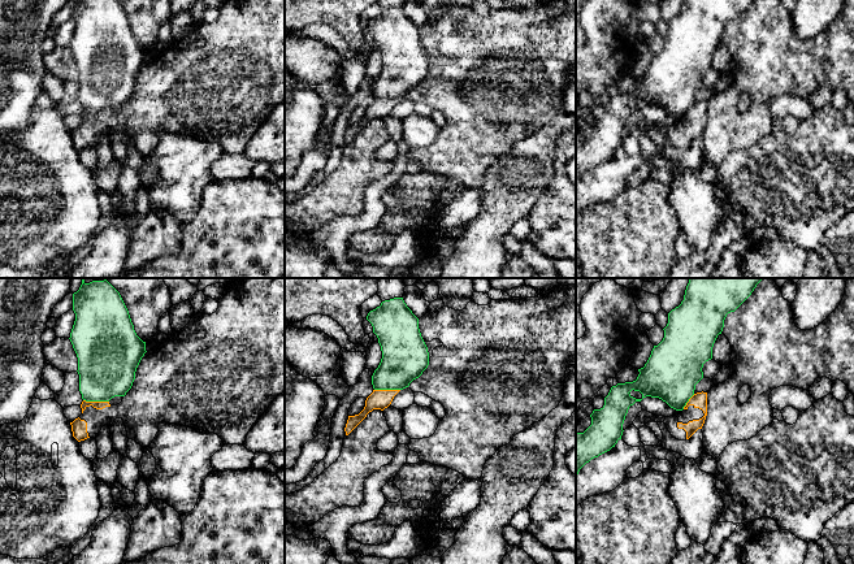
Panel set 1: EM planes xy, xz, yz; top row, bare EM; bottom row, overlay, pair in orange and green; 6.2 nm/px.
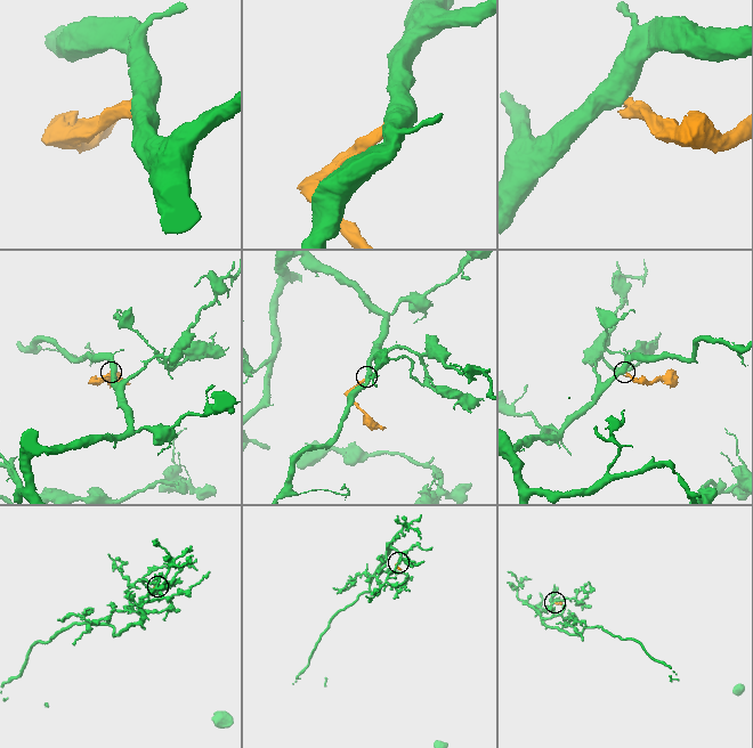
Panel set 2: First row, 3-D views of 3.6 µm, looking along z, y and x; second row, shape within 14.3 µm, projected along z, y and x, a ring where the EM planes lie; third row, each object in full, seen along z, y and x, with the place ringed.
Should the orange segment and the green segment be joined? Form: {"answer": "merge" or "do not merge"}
{"answer": "do not merge"}

